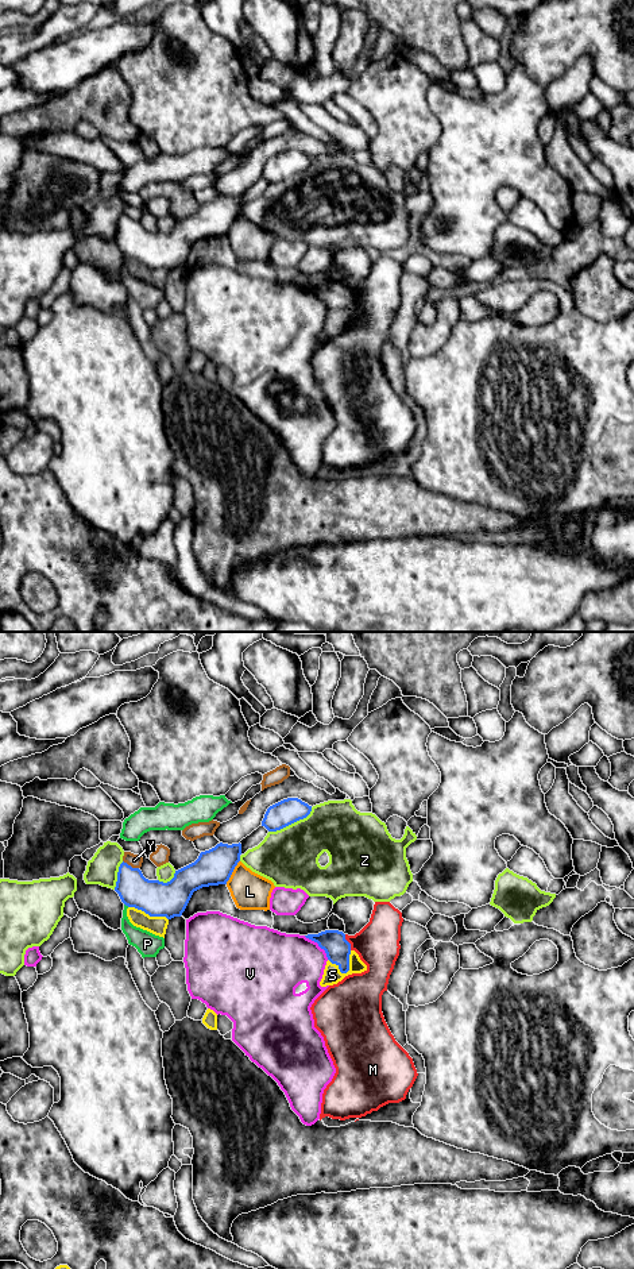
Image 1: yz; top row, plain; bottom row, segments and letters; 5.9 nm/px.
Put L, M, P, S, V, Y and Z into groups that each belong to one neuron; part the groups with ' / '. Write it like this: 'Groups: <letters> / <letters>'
Groups: L / M / P / S / V / Y / Z

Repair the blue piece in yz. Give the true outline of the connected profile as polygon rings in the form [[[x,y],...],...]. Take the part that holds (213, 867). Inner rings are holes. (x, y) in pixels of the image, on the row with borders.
[[[220,842],[201,852],[194,863],[175,871],[167,883],[148,880],[139,868],[123,861],[115,891],[128,907],[127,917],[134,926],[165,938],[169,921],[182,915],[194,891],[227,884],[240,855],[240,842]]]

